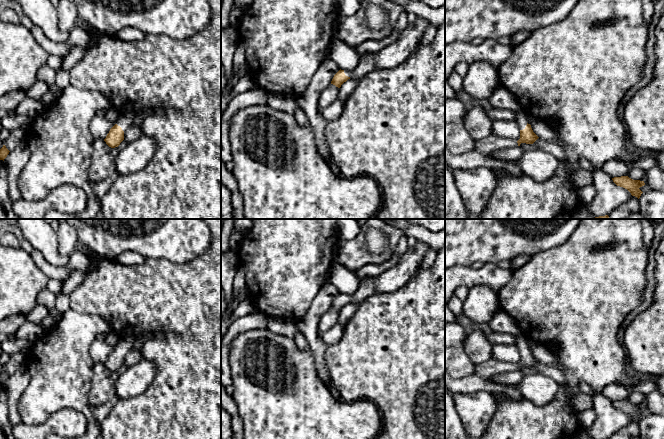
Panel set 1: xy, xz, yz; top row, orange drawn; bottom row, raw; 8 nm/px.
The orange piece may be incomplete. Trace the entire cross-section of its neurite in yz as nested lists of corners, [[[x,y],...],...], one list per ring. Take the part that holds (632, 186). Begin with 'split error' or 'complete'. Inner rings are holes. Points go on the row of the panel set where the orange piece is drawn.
complete; [[[628,176],[614,177],[612,180],[617,186],[627,189],[632,196],[635,196],[638,199],[643,193],[639,188],[645,185],[644,181],[633,180]]]

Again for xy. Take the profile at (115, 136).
split error; [[[133,113],[119,114],[117,123],[110,129],[104,141],[106,144],[115,148],[124,140],[124,133],[131,127],[136,115]]]

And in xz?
split error; [[[339,70],[333,77],[331,84],[340,88],[341,85],[346,82],[352,76],[352,71],[350,70]]]

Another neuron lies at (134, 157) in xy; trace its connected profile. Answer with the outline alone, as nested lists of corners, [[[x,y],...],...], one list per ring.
[[[146,135],[140,136],[135,141],[128,143],[115,157],[115,172],[121,176],[142,170],[153,157],[155,151],[154,139]]]

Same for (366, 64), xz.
[[[365,53],[360,55],[357,67],[352,71],[352,79],[361,79],[368,73],[375,70],[375,60],[373,53]]]

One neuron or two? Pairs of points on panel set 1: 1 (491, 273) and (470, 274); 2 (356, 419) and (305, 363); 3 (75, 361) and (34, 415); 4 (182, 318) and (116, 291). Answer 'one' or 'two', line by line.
1: one
2: one
3: one
4: one

